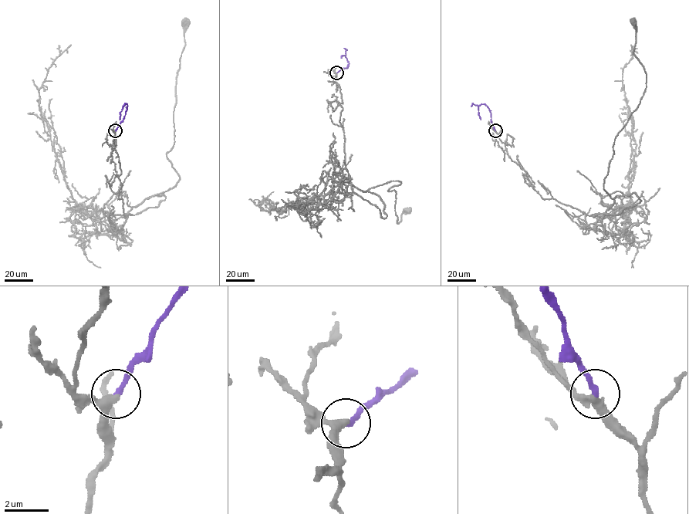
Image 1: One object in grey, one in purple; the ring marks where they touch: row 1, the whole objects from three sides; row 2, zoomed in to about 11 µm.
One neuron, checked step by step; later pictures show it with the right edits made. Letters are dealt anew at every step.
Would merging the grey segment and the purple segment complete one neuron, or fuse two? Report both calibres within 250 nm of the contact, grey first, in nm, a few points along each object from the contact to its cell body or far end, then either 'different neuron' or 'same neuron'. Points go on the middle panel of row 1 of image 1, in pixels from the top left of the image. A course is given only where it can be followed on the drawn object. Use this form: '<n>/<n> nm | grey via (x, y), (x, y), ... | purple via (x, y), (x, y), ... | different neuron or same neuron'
280/240 nm | grey via (337, 72), (349, 182), (366, 191), (400, 182), (388, 191), (396, 191), (397, 223), (406, 211) | purple via (337, 72), (348, 66), (344, 55), (341, 58) | same neuron

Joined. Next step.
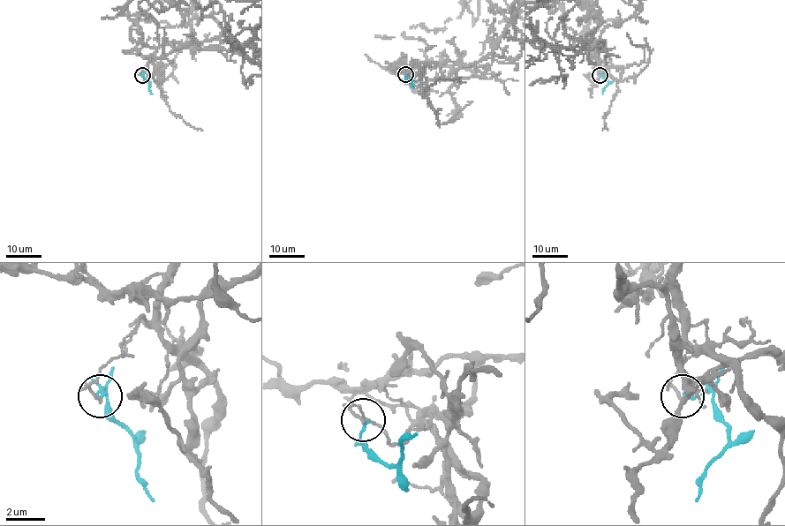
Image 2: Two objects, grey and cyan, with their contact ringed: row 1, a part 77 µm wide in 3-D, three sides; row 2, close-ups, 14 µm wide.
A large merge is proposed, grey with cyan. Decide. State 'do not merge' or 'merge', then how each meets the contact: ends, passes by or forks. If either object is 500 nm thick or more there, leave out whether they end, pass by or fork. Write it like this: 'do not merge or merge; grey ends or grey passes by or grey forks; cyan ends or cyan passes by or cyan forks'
do not merge; grey passes by; cyan ends

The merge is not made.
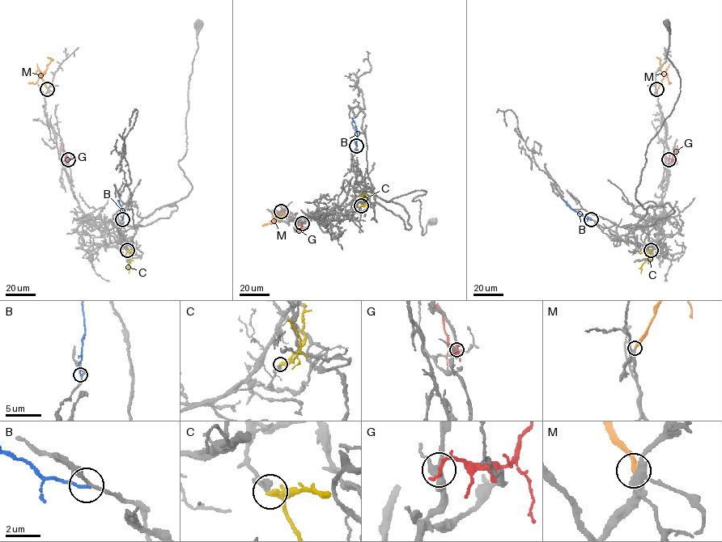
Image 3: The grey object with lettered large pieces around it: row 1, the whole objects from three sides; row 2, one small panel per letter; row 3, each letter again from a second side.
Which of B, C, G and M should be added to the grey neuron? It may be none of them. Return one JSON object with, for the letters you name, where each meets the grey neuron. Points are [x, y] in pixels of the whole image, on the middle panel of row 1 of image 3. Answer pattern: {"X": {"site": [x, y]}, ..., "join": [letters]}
{"M": {"site": [281, 211]}, "join": ["M"]}

